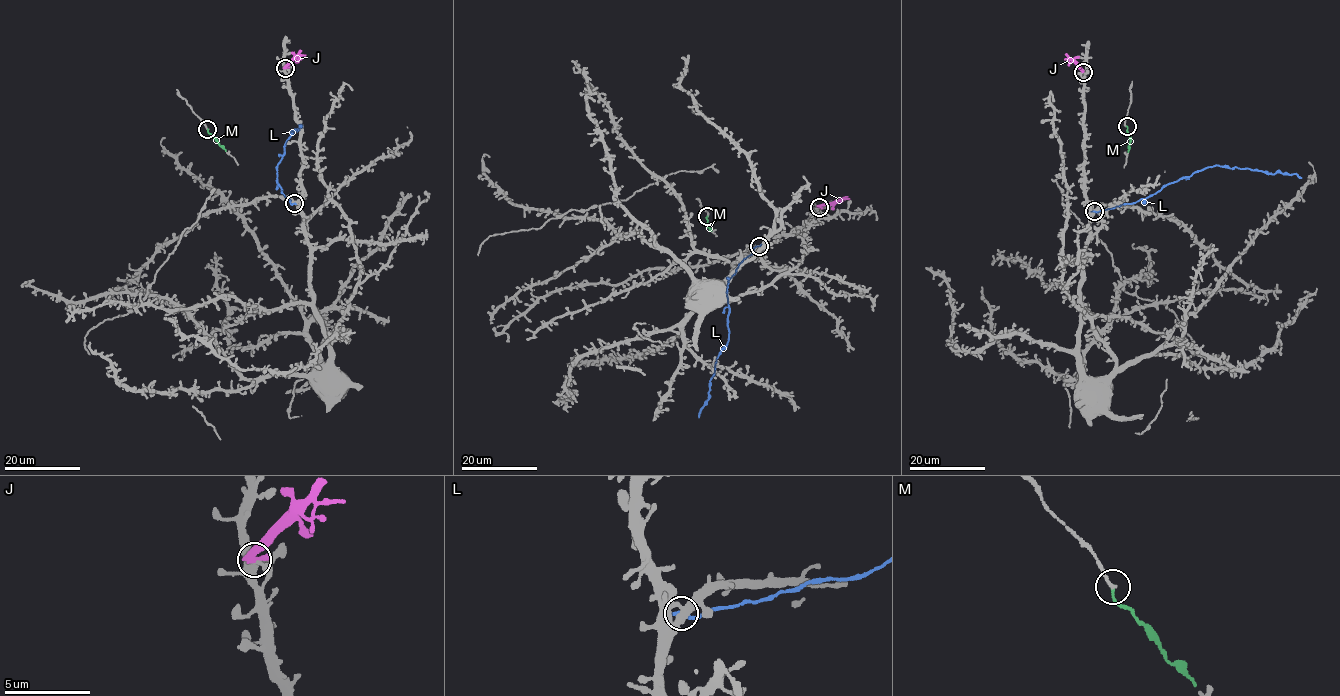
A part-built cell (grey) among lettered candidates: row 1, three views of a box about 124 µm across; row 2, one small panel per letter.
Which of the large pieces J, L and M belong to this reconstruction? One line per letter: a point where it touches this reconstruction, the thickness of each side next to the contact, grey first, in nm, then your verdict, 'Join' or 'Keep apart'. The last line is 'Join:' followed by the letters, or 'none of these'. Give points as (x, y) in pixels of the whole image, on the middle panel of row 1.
J: Touches grey at (819, 207). Thickness 300 nm (grey) against 550 nm. Keep apart
L: Touches grey at (759, 246). Thickness 360 nm (grey) against 260 nm. Keep apart
M: Touches grey at (707, 216). Thickness 180 nm (grey) against 160 nm. Join
Join: M

